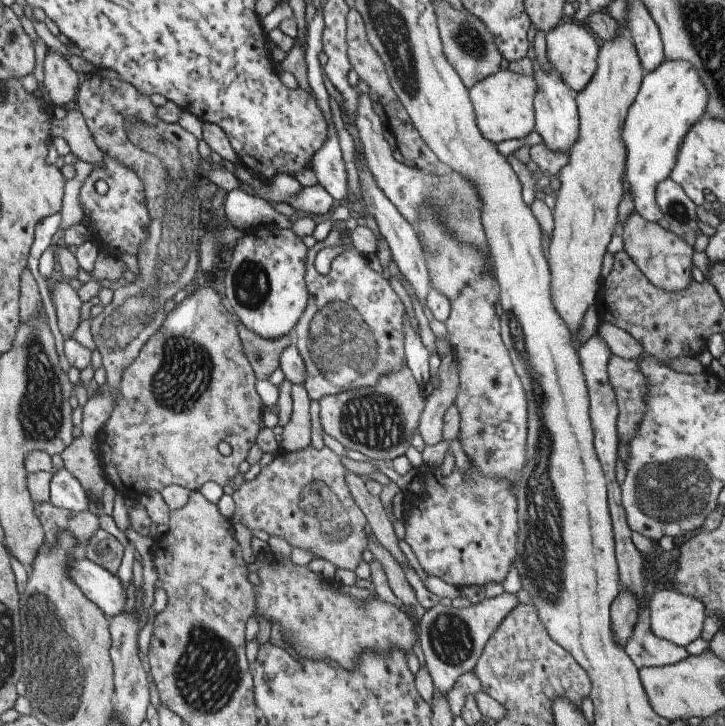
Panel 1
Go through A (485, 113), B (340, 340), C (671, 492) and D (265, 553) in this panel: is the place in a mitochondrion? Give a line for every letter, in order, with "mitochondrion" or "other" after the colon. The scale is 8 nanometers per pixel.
A: other
B: mitochondrion
C: mitochondrion
D: other

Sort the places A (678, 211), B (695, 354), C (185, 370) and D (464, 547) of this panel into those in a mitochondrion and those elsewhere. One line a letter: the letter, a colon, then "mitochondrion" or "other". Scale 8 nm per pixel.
A: mitochondrion
B: other
C: mitochondrion
D: other

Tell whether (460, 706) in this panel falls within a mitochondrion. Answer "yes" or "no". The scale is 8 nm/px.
no

